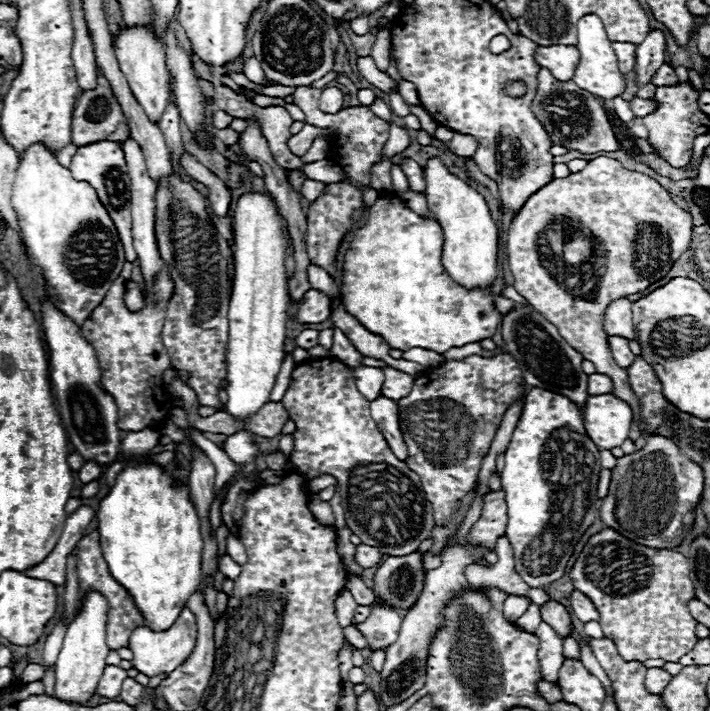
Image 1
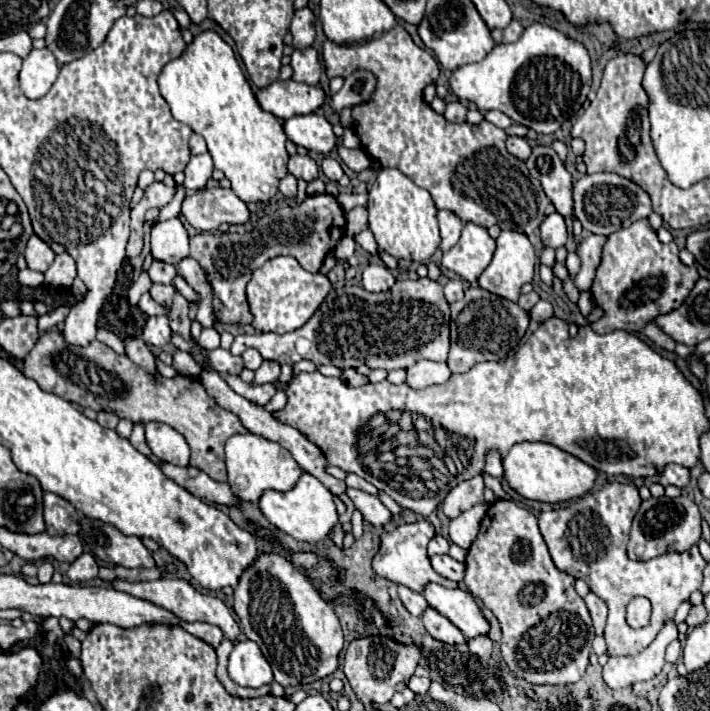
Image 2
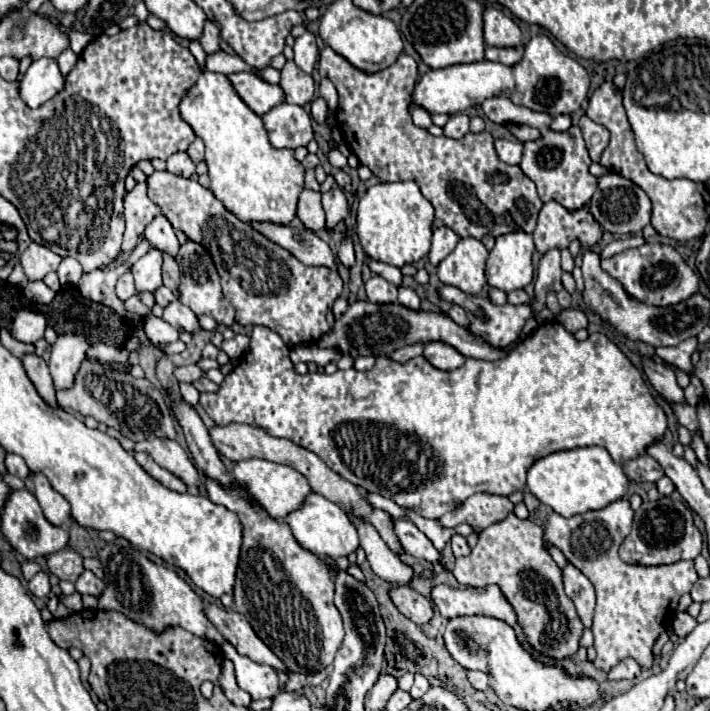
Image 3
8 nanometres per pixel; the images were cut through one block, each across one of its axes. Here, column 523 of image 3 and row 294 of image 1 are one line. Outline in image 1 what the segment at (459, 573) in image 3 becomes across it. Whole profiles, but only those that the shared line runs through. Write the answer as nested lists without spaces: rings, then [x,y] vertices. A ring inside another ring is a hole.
[[[598,156],[594,160],[590,160],[586,164],[584,170],[576,172],[576,174],[570,174],[566,178],[560,178],[560,180],[554,180],[550,184],[546,184],[544,188],[540,188],[538,192],[534,192],[526,202],[524,206],[514,214],[510,226],[508,226],[508,232],[506,232],[506,254],[508,254],[508,266],[510,266],[510,272],[512,272],[512,278],[514,278],[514,288],[518,290],[518,294],[528,302],[532,304],[544,318],[552,320],[552,324],[556,324],[560,336],[564,338],[578,338],[574,342],[574,348],[584,356],[584,360],[590,360],[596,368],[598,374],[606,374],[612,384],[614,384],[614,396],[622,402],[626,402],[632,412],[634,412],[634,420],[640,428],[640,432],[646,432],[646,422],[640,418],[640,404],[638,404],[638,398],[636,394],[632,392],[630,384],[628,384],[628,374],[624,368],[620,368],[614,360],[612,360],[612,354],[610,354],[610,348],[608,348],[608,334],[602,330],[602,316],[604,316],[604,310],[606,306],[616,300],[616,298],[624,298],[628,294],[634,294],[638,290],[644,290],[648,288],[652,282],[660,280],[662,276],[668,274],[668,270],[672,268],[672,264],[682,256],[684,250],[688,250],[688,244],[690,244],[690,234],[692,234],[692,216],[688,212],[684,212],[682,208],[678,208],[670,194],[652,178],[640,174],[640,172],[632,172],[632,170],[626,170],[618,160],[612,160],[612,158],[606,158],[606,156]]]

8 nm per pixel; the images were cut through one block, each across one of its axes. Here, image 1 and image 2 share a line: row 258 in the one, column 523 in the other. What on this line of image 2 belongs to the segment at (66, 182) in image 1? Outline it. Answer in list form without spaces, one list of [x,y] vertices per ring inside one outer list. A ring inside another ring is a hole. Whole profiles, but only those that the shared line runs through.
[[[532,24],[524,30],[518,42],[494,46],[484,60],[456,68],[450,76],[450,92],[460,100],[476,104],[480,112],[502,110],[526,128],[532,128],[540,134],[554,134],[568,118],[572,118],[580,110],[590,92],[590,80],[590,56],[580,42],[566,38],[560,30],[546,24]]]

